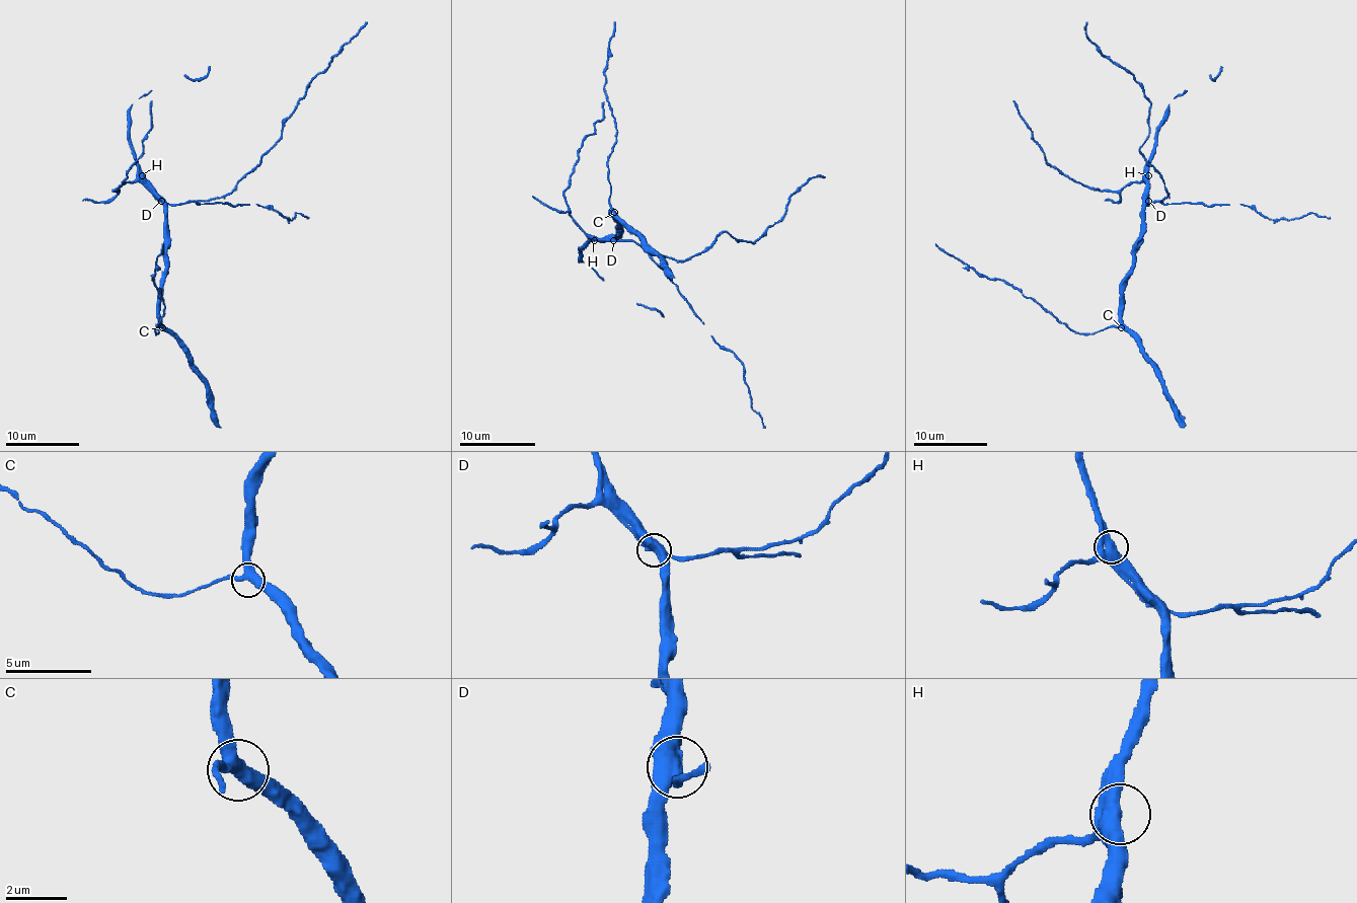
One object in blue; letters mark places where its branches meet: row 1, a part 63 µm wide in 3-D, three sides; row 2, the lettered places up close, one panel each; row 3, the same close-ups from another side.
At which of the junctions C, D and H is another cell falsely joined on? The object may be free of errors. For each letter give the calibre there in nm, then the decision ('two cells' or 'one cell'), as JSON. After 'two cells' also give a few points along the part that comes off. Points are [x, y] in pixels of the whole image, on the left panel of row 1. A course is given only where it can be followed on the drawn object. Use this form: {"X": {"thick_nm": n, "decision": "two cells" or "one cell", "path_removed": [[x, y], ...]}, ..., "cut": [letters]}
{"C": {"thick_nm": 400, "decision": "one cell"}, "D": {"thick_nm": 460, "decision": "one cell"}, "H": {"thick_nm": 440, "decision": "one cell"}, "cut": []}

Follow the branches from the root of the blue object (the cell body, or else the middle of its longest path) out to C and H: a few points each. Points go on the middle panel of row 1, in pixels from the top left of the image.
C: (620, 237), (618, 224), (611, 214), (614, 212)
H: (620, 237), (594, 240)

